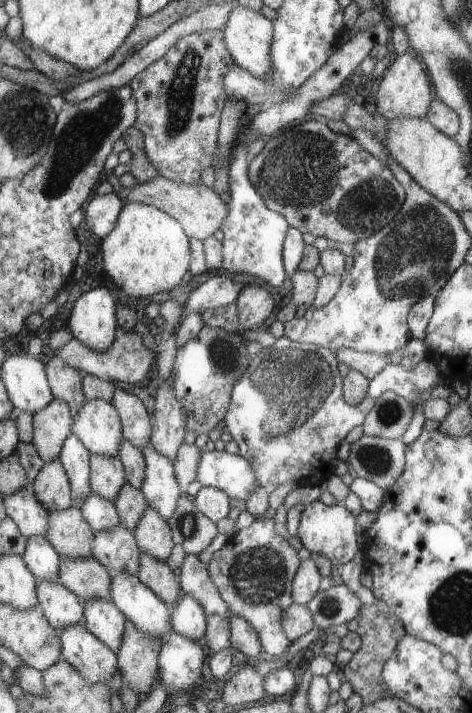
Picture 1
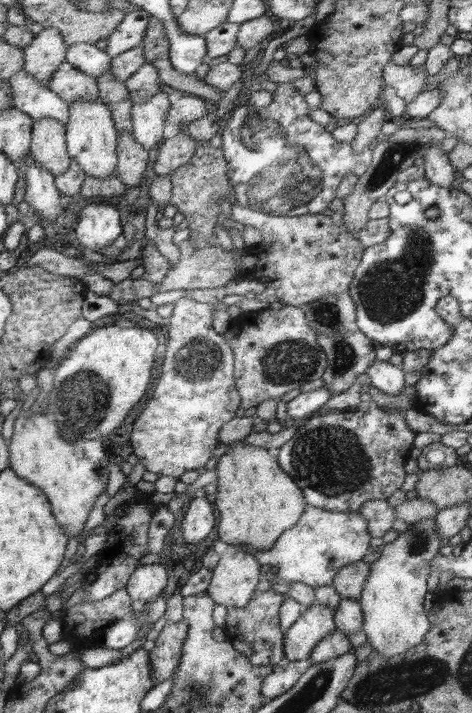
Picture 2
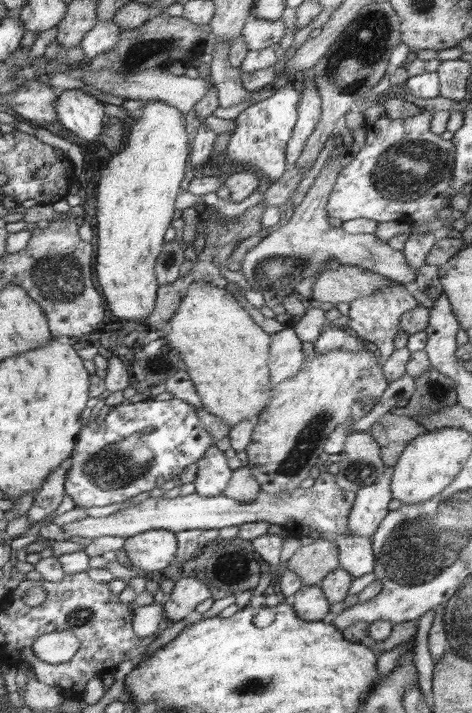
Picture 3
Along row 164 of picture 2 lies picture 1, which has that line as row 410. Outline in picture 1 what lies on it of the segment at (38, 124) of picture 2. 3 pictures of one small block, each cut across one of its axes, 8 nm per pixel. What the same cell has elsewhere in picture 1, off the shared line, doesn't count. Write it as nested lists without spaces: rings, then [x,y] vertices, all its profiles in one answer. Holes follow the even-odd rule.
[[[58,398],[33,415],[32,444],[45,464],[59,458],[72,427],[73,414],[68,404]]]

